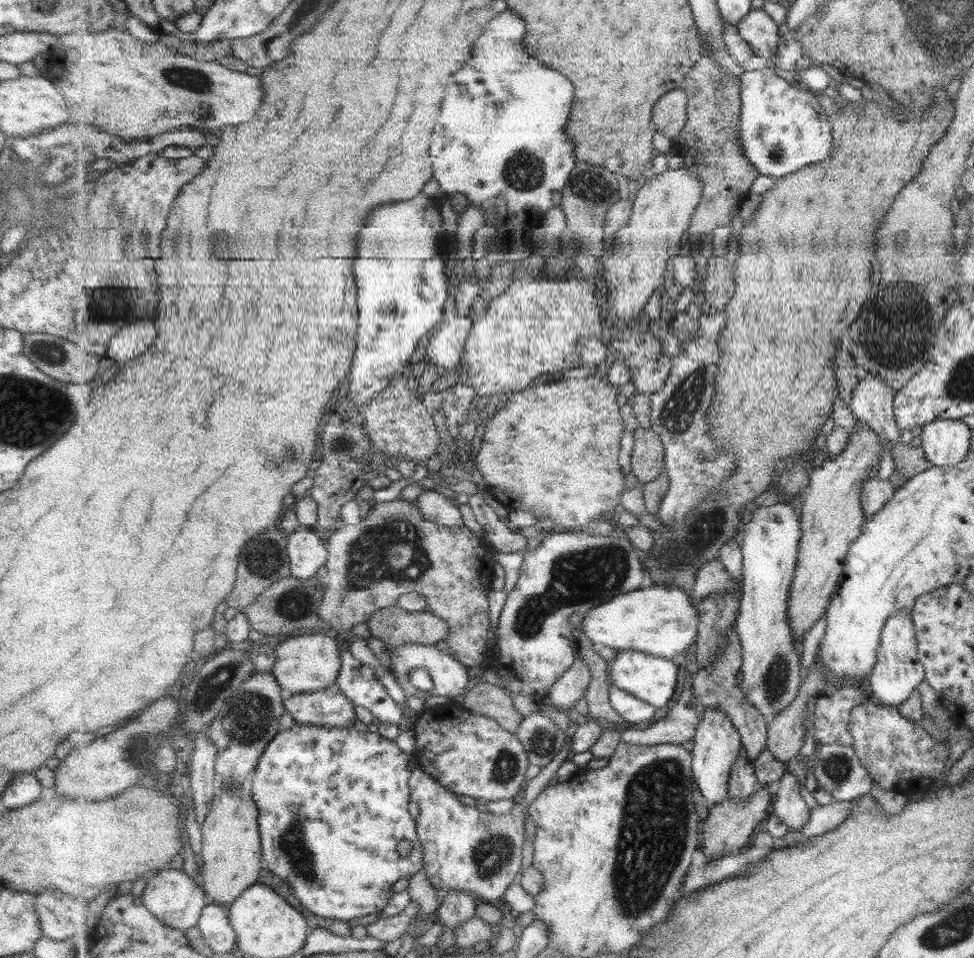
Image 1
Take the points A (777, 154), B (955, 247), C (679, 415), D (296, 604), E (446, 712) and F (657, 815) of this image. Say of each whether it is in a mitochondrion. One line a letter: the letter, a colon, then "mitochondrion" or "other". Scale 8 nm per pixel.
A: mitochondrion
B: other
C: mitochondrion
D: mitochondrion
E: other
F: mitochondrion

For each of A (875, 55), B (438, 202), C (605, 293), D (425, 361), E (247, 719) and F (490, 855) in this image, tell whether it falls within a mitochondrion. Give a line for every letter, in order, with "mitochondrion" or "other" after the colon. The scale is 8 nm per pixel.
A: other
B: other
C: other
D: other
E: mitochondrion
F: mitochondrion

